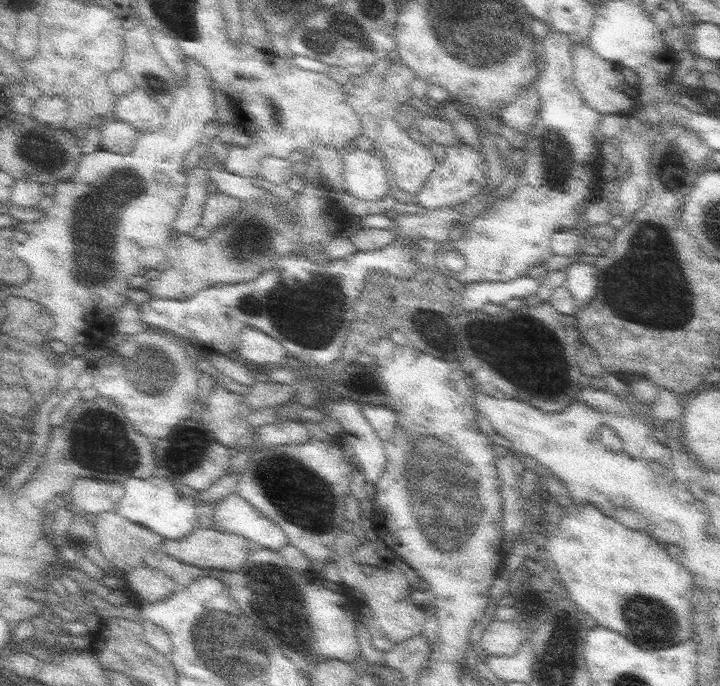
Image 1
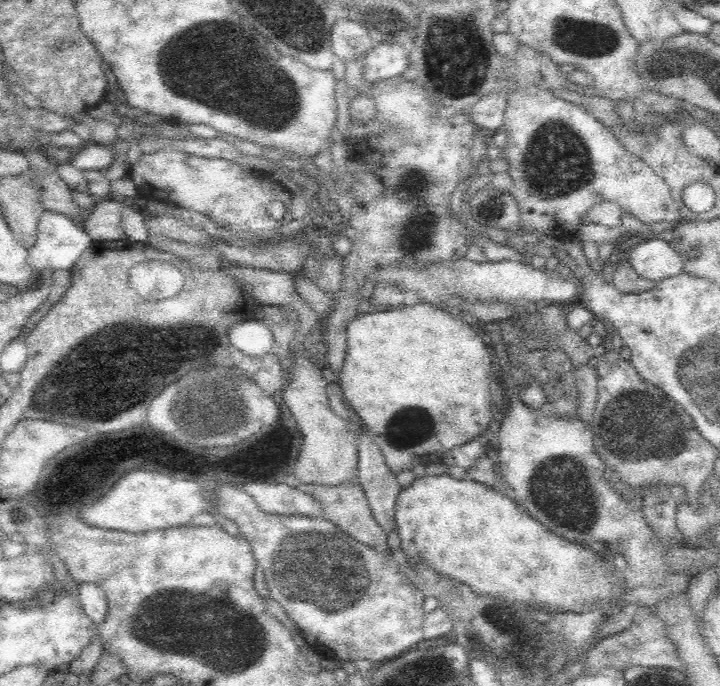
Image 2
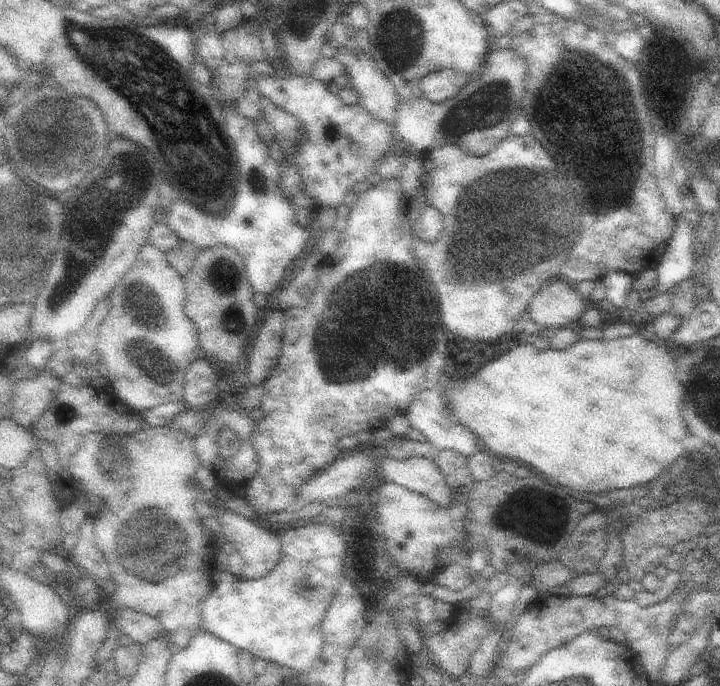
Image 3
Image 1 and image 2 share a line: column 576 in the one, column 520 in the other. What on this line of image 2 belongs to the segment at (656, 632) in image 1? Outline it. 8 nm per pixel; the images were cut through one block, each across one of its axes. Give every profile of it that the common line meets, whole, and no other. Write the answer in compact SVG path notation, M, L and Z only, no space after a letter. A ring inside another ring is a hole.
M440 474L440 476L424 476L424 478L416 478L408 488L402 488L398 492L398 500L396 500L396 524L398 524L398 530L396 534L400 536L402 540L402 552L414 560L424 560L424 564L432 566L438 574L442 576L450 576L452 580L458 580L462 584L468 584L476 594L480 596L504 596L506 600L512 600L512 602L518 602L522 606L548 606L552 612L576 612L580 610L582 606L590 606L590 608L600 608L602 612L606 614L612 614L614 610L618 610L614 606L616 598L622 596L624 588L622 588L622 576L620 572L618 574L608 574L604 572L604 568L598 564L598 556L594 552L590 552L590 548L584 548L584 546L578 546L578 544L572 544L568 540L564 540L562 536L546 530L538 520L530 518L526 512L522 512L518 508L518 504L510 498L510 496L502 496L498 494L498 490L492 490L490 486L486 484L478 484L478 482L472 482L472 480L454 480L452 476L448 474Z

